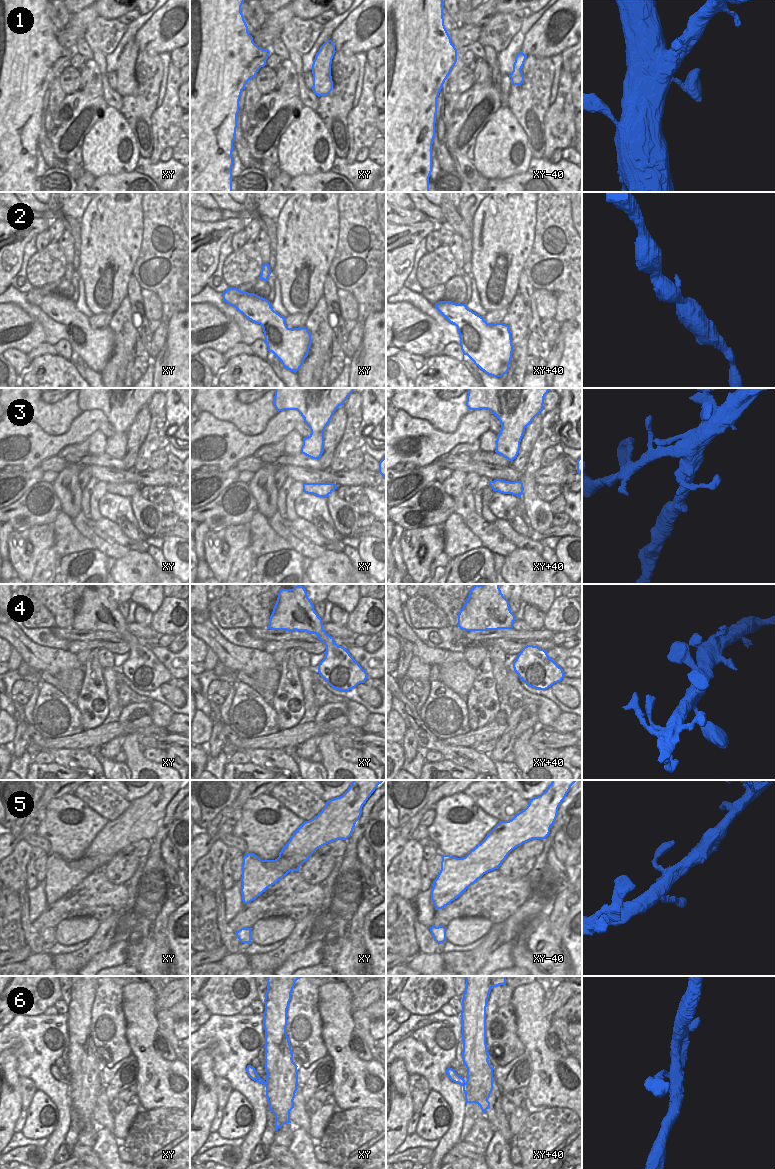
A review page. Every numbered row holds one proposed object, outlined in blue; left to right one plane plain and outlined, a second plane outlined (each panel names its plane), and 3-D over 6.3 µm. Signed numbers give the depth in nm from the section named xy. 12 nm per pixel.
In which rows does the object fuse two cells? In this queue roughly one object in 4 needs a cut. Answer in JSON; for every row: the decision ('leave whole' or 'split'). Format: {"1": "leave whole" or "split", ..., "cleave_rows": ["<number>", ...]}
{"1": "leave whole", "2": "leave whole", "3": "split", "4": "leave whole", "5": "leave whole", "6": "split", "cleave_rows": ["3", "6"]}

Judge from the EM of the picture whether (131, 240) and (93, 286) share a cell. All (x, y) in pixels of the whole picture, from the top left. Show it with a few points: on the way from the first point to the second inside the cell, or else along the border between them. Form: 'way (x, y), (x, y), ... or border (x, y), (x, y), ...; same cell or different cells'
way (118, 248), (98, 268), (97, 273); same cell

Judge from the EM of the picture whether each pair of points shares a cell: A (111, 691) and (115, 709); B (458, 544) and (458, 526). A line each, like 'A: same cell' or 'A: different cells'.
A: same cell
B: same cell

